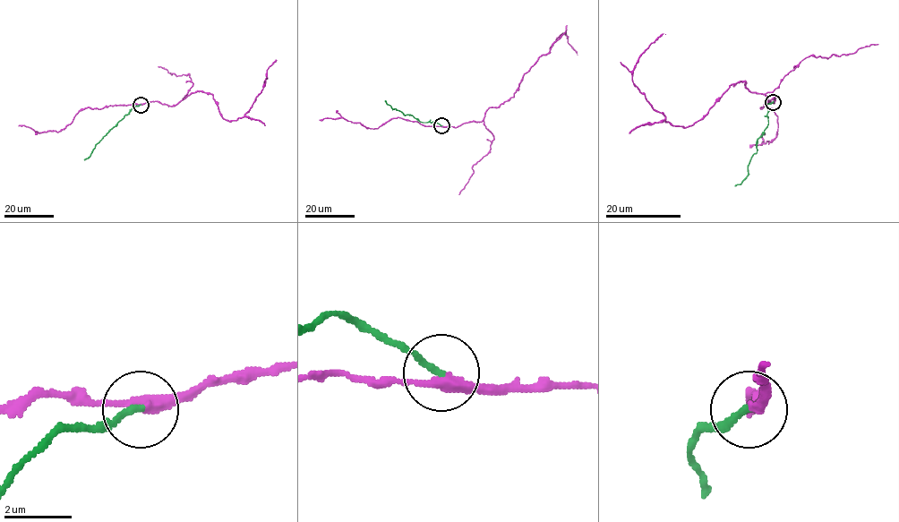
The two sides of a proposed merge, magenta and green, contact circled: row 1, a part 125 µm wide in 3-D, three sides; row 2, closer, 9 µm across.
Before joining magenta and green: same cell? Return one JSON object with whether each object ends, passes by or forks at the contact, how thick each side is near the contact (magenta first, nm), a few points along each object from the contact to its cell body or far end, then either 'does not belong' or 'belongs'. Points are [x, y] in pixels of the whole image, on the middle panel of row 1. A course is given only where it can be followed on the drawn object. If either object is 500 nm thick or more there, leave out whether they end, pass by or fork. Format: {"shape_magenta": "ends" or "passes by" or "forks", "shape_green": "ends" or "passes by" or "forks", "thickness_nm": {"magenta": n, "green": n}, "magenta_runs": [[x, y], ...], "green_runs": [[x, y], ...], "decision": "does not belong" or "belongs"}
{"shape_magenta": "passes by", "shape_green": "ends", "thickness_nm": {"magenta": 300, "green": 190}, "magenta_runs": [[441, 126], [481, 122], [490, 107], [514, 96], [525, 73], [561, 33], [577, 55]], "green_runs": [[441, 125], [404, 115], [385, 100]], "decision": "does not belong"}

